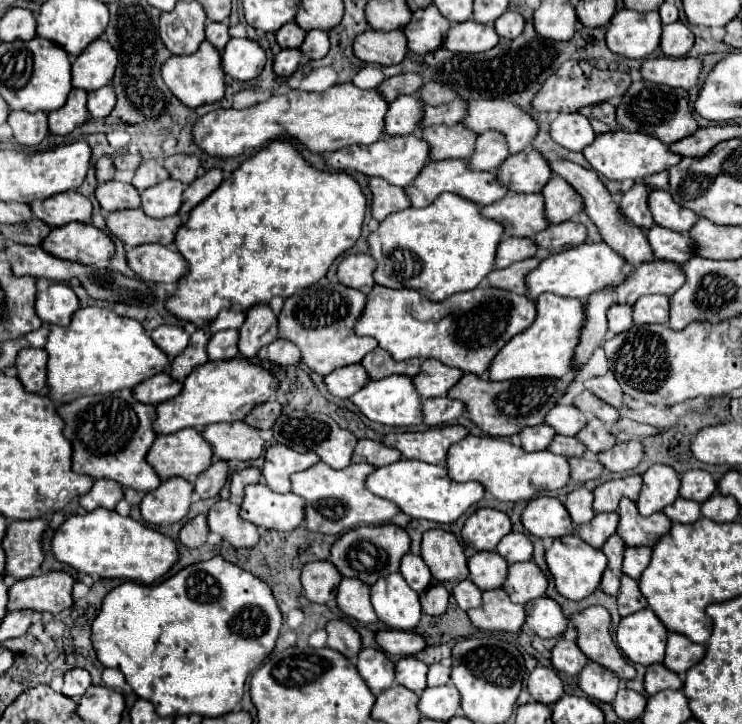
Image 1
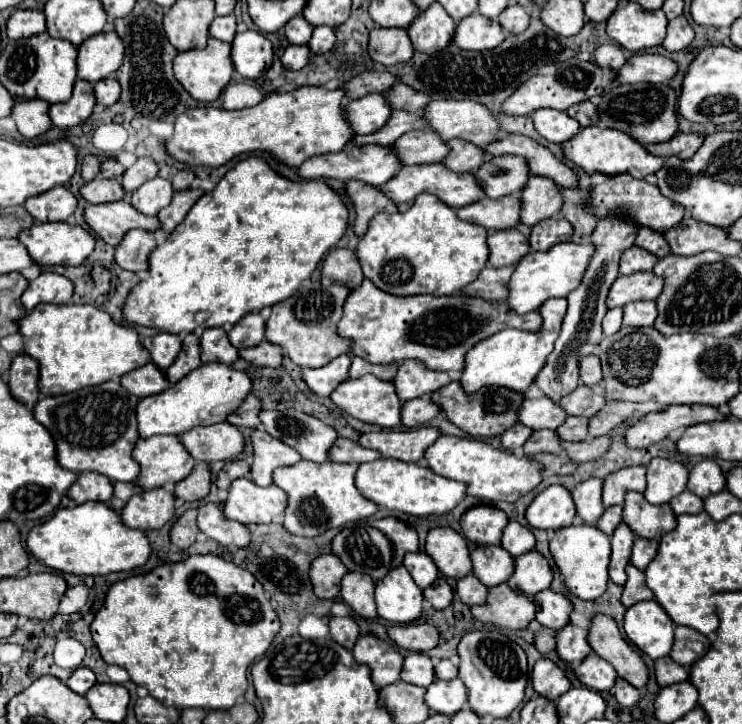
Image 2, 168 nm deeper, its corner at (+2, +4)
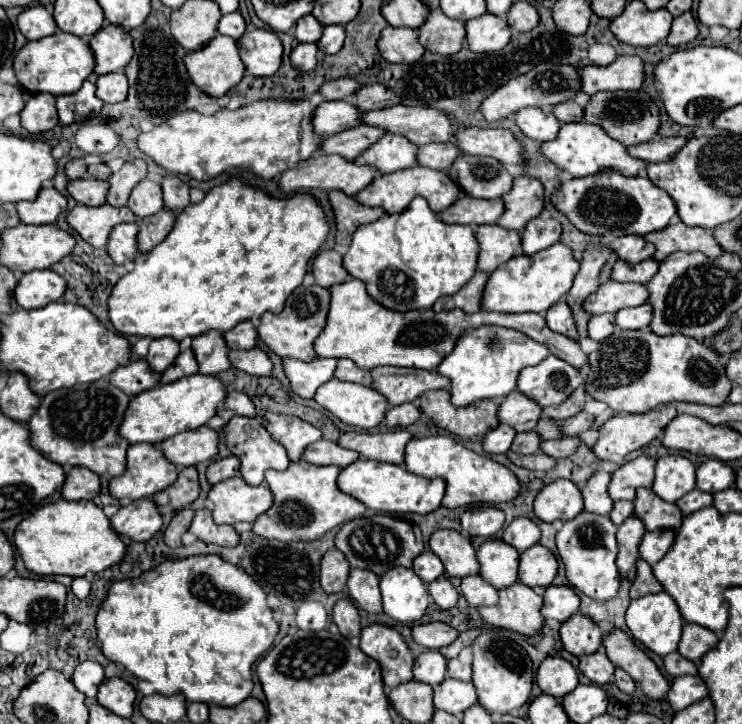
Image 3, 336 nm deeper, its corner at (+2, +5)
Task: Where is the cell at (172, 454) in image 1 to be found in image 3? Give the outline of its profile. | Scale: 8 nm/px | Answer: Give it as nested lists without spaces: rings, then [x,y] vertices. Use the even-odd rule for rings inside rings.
[[[130,445],[128,469],[110,481],[110,493],[116,499],[152,497],[178,479],[178,467],[168,461],[156,445]]]

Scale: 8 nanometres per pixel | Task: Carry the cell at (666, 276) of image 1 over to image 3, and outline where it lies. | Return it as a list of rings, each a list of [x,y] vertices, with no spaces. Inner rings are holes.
[[[608,281],[604,283],[592,297],[584,301],[584,307],[592,315],[600,313],[616,313],[624,307],[638,307],[648,301],[650,293],[642,283],[620,283]]]

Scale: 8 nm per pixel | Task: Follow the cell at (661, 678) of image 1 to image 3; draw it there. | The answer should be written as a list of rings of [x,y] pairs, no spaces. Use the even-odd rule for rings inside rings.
[[[670,653],[664,657],[664,669],[670,677],[680,677],[680,675],[698,675],[698,669],[692,661],[684,659],[680,653]]]

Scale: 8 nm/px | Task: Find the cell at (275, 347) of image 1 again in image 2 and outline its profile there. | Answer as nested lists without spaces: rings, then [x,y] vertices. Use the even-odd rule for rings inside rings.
[[[260,342],[254,348],[242,348],[238,350],[240,358],[254,364],[254,366],[268,366],[268,368],[280,368],[282,364],[282,350],[276,344],[270,342]]]

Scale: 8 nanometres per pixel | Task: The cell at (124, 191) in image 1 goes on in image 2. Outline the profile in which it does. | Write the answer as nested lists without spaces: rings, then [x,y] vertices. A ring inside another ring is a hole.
[[[94,178],[92,182],[86,182],[80,188],[80,194],[90,204],[104,204],[104,202],[116,202],[124,198],[124,188],[118,180],[106,180],[106,178]]]

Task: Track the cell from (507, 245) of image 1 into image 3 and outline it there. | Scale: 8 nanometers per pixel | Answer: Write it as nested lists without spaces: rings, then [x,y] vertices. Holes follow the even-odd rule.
[[[480,225],[476,229],[476,239],[480,243],[478,269],[486,273],[496,271],[502,263],[518,255],[522,249],[520,233],[500,225]]]

